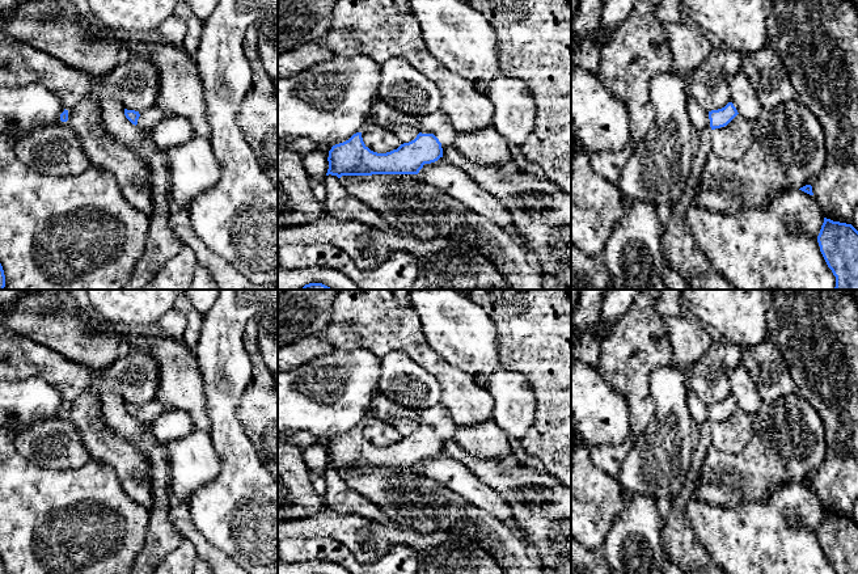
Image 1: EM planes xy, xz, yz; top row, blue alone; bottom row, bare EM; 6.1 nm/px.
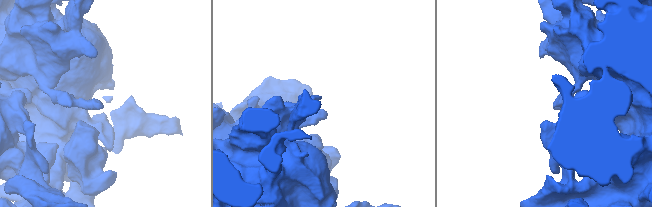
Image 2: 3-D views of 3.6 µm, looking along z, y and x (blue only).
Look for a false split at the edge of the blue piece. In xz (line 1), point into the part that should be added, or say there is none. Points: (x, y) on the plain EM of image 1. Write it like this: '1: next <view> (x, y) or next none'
1: next xz (436, 417)

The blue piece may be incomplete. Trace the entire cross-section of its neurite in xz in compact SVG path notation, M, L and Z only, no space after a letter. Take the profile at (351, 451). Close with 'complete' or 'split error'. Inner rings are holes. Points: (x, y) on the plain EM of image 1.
M439 402L420 411L419 427L386 447L371 444L362 426L329 444L326 469L418 468L424 457L443 451L443 442L455 438L457 425Z | split error

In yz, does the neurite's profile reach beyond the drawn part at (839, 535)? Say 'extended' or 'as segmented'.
as segmented

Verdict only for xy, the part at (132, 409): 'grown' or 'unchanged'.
grown

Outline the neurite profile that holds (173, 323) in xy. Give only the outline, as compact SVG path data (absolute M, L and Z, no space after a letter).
M172 308L162 315L159 324L168 335L181 339L187 325L187 318L183 313Z

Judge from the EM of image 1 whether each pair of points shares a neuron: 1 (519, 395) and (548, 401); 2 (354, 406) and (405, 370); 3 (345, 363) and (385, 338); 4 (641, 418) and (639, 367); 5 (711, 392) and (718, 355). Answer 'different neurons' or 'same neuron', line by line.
1: different neurons
2: different neurons
3: different neurons
4: same neuron
5: same neuron

